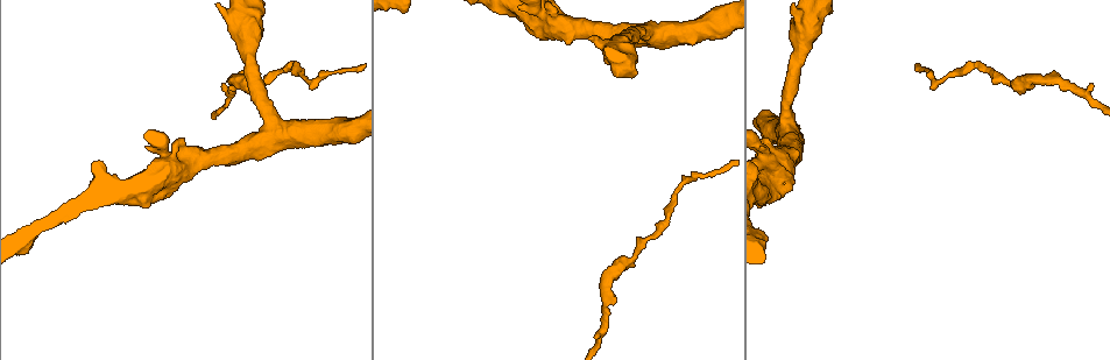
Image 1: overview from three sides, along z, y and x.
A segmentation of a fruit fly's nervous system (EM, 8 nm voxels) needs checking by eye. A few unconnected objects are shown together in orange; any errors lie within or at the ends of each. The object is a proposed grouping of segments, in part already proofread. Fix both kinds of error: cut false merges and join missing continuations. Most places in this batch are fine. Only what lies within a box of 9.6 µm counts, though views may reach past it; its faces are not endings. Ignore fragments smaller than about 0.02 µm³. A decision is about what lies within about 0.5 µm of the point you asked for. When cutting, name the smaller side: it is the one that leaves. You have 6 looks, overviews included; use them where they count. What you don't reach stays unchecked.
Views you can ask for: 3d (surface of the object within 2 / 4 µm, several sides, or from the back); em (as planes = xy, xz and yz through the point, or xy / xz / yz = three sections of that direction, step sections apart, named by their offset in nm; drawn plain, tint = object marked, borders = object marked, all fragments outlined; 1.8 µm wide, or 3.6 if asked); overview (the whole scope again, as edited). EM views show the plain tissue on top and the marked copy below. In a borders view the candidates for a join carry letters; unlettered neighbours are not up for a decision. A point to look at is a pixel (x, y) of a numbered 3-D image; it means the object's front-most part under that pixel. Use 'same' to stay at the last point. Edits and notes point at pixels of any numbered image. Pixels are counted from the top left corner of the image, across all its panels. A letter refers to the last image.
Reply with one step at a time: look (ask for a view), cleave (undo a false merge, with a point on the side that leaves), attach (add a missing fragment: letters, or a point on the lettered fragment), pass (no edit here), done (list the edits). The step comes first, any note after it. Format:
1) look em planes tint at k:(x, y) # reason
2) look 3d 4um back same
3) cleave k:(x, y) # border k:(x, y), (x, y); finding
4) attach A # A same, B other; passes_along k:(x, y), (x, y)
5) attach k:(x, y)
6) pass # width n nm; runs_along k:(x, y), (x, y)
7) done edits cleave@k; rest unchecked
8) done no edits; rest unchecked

look 3d 2um at 1:(29, 243) # branch stops here

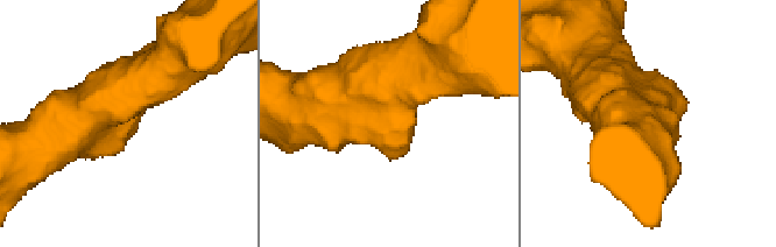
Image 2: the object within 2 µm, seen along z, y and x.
look em planes borders at 2:(682, 114)

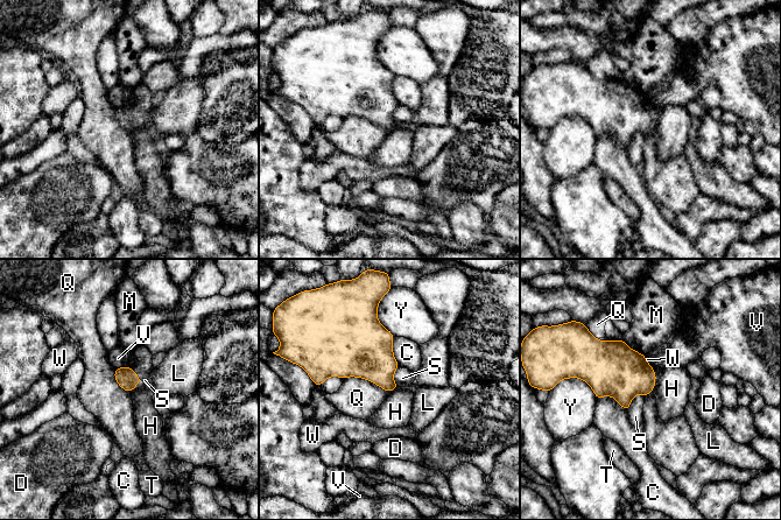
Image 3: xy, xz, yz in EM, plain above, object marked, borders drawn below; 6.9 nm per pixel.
pass # C other, D other, H other, L other, M other, Q other, S other, T other, V other, W other, Y other; border 3:(343, 379), (360, 377), (388, 393); no lettered fragment goes on from it

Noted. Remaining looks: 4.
look em 3.6um yz step 4 tint at 1:(789, 130) # abrupt turn

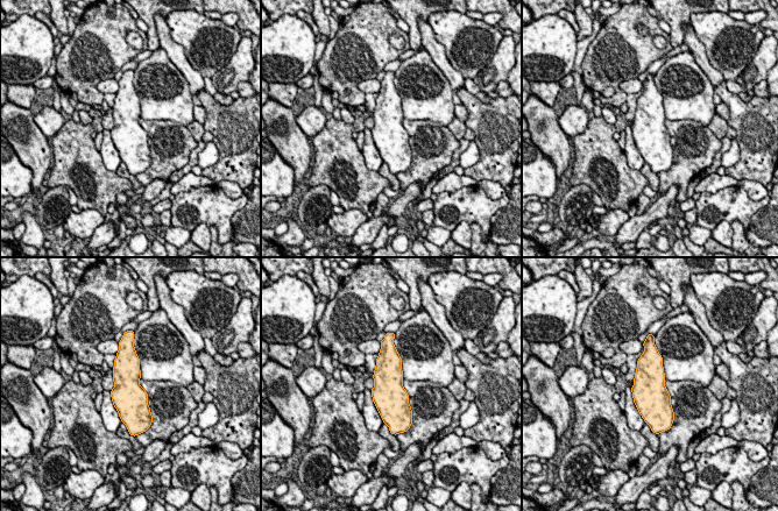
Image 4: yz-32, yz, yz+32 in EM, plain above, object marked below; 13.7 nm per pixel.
look em 3.6um planes borders same

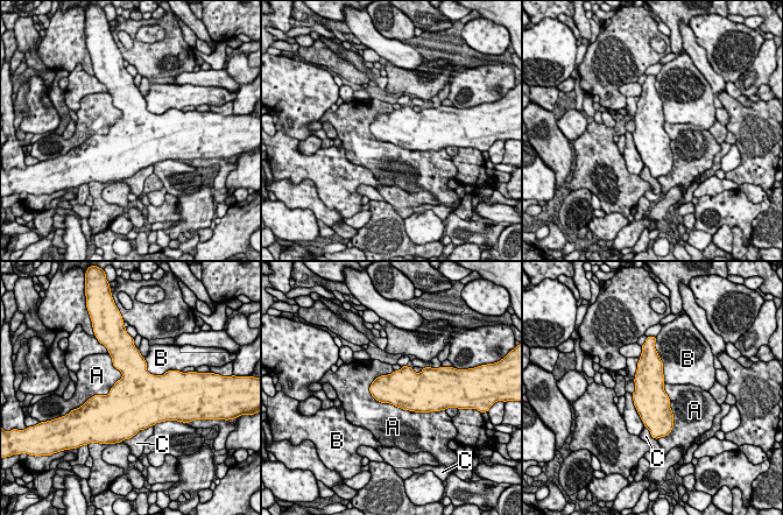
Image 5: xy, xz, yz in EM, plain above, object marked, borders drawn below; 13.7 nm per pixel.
pass # A other, B other, C other; border 5:(368, 386), (381, 402), (427, 413); continuous, no second cell

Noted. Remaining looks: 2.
look em planes tint at 1:(633, 255) # calibre changes

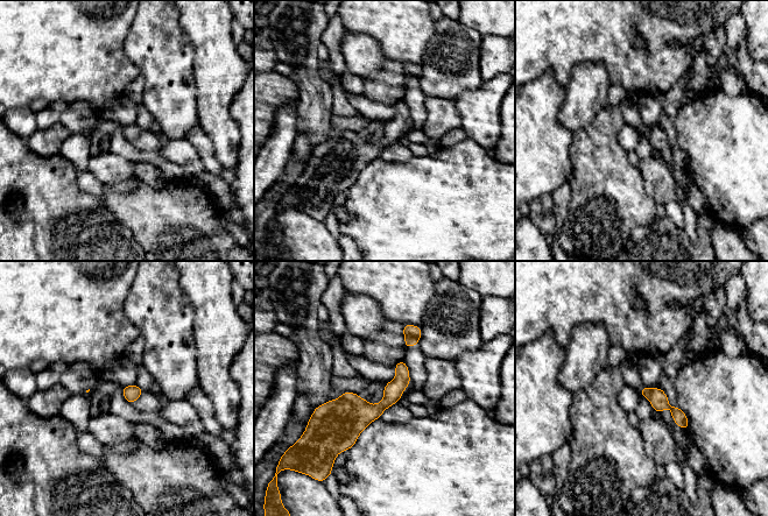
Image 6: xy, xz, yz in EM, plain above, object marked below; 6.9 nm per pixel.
look em planes borders same # what lies round it

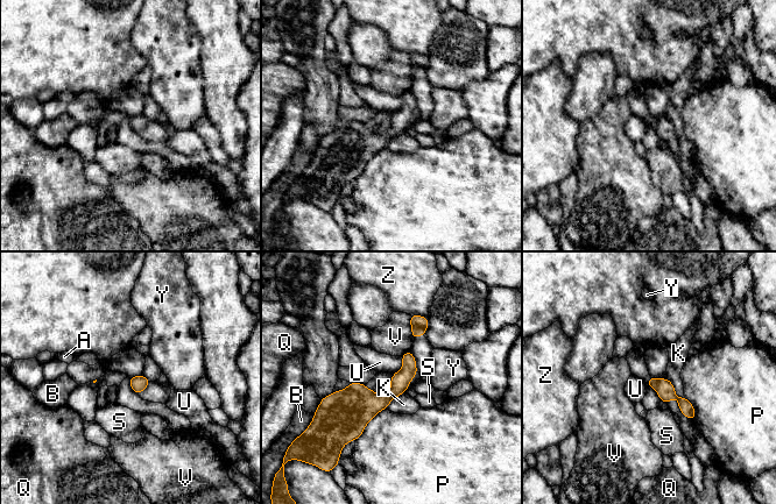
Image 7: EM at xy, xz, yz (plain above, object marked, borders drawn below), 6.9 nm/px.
pass # width 110 nm; longest_contact P 320 nm; A other, B other, K other, P other, Q other, S other, U other, V other, Y other, Z other; one cell here

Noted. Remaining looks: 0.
done no edits; rest unchecked

